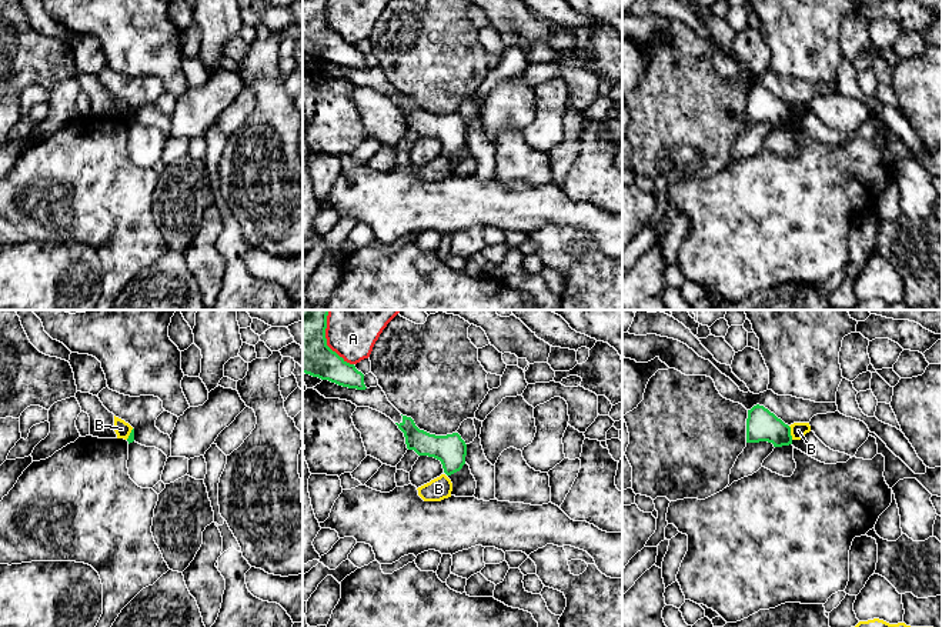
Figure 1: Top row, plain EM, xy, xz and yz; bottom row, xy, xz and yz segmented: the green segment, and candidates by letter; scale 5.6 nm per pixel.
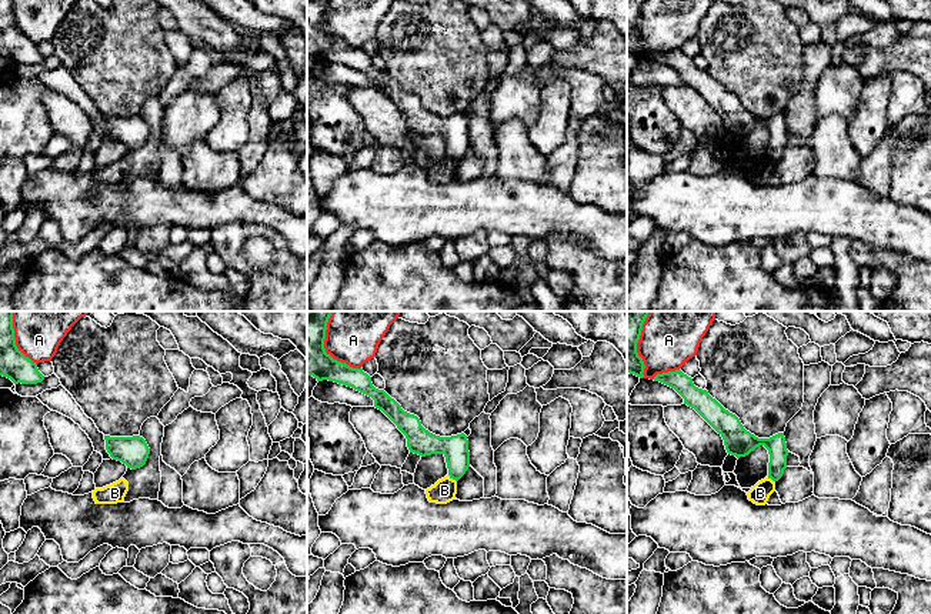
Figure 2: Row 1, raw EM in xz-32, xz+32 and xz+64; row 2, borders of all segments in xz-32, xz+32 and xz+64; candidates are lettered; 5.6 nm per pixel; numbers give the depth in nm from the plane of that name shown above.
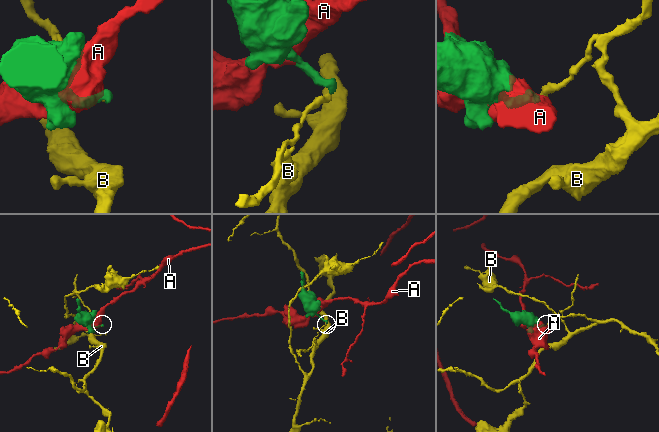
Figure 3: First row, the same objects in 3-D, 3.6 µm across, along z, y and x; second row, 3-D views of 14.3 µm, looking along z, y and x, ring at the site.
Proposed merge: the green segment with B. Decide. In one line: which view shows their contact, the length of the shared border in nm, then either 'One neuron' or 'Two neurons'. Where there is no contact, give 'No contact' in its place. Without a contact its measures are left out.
Touches green in yz. Shared border 80 nm. Two neurons

